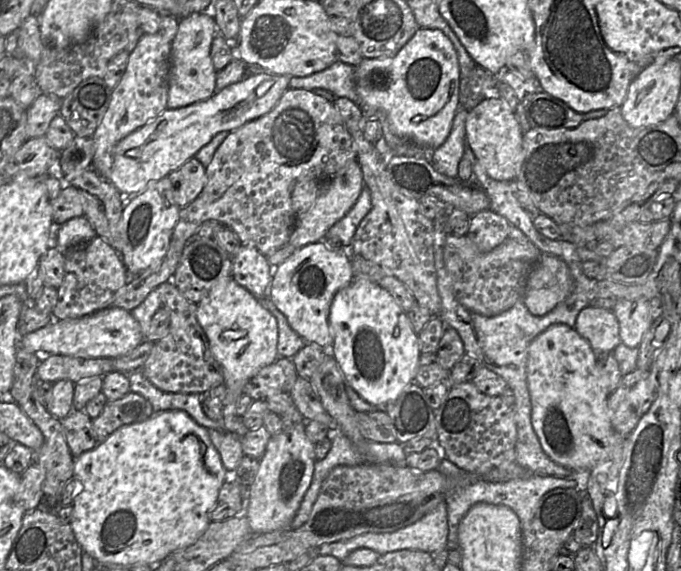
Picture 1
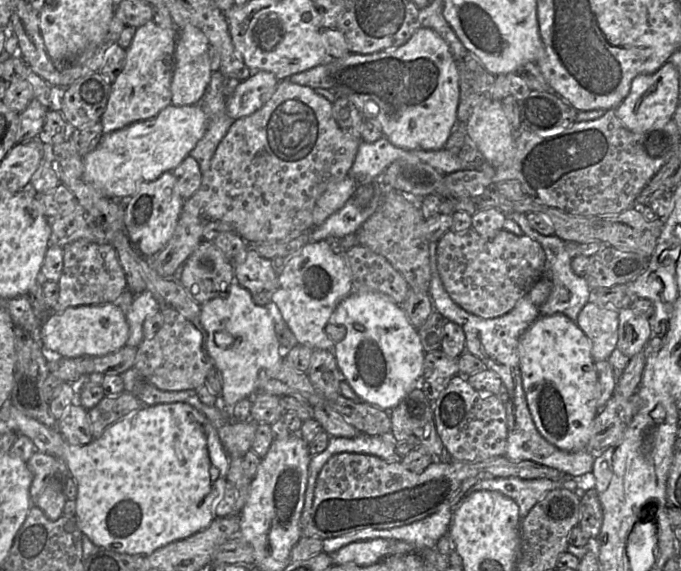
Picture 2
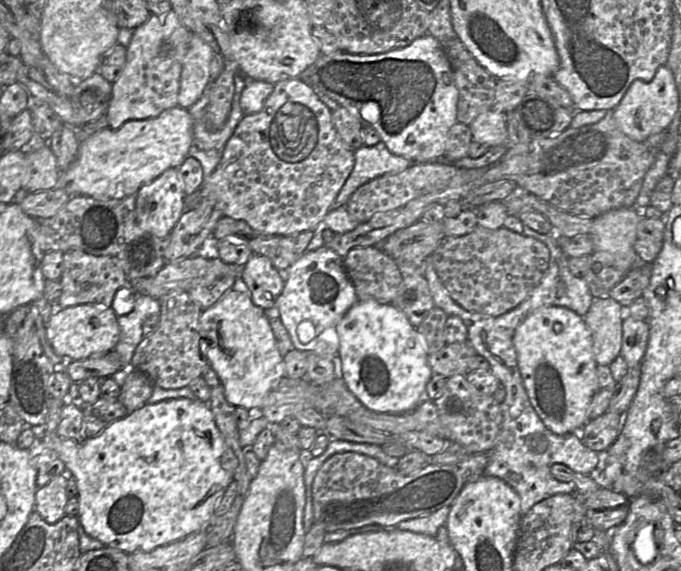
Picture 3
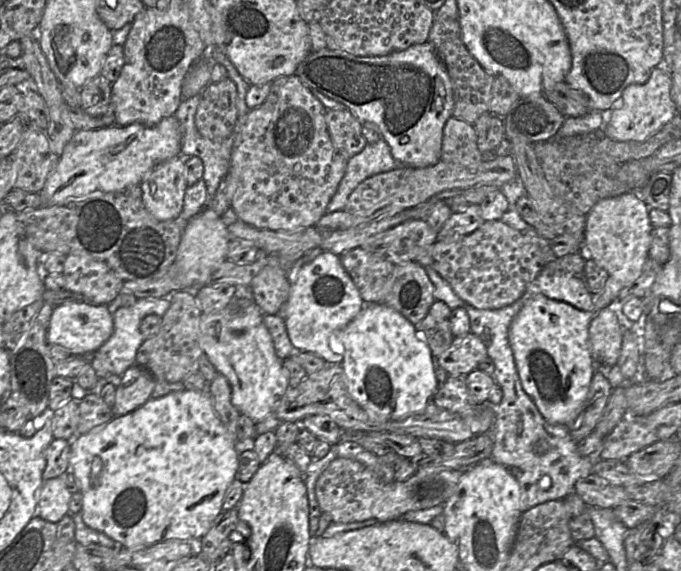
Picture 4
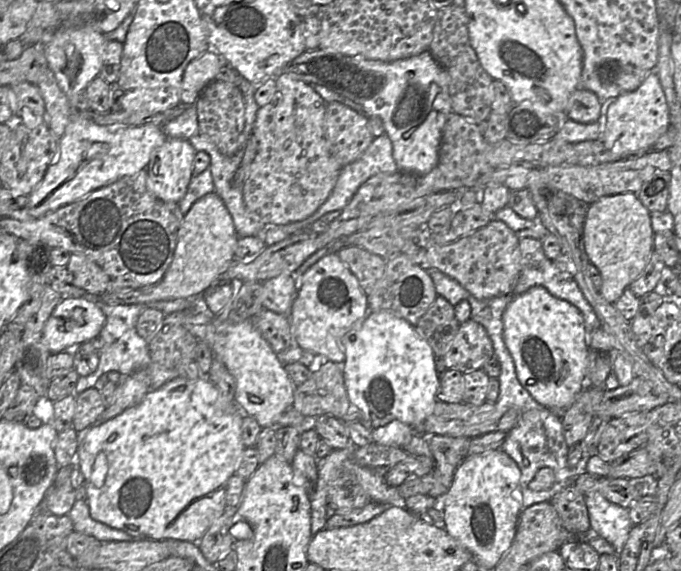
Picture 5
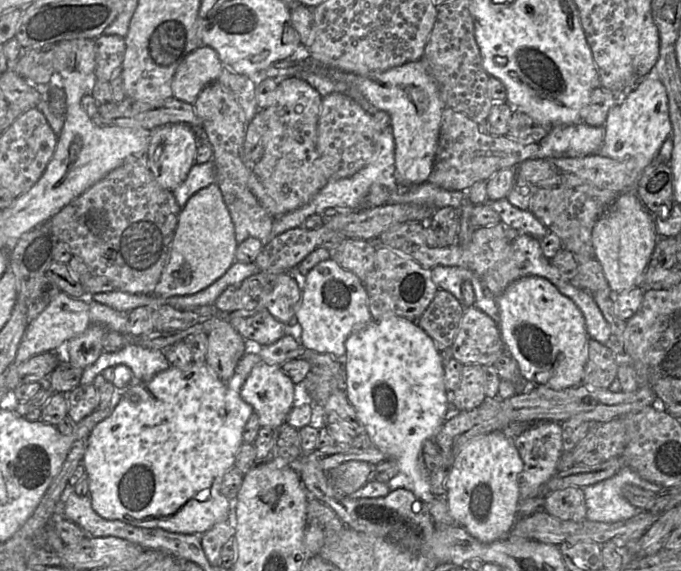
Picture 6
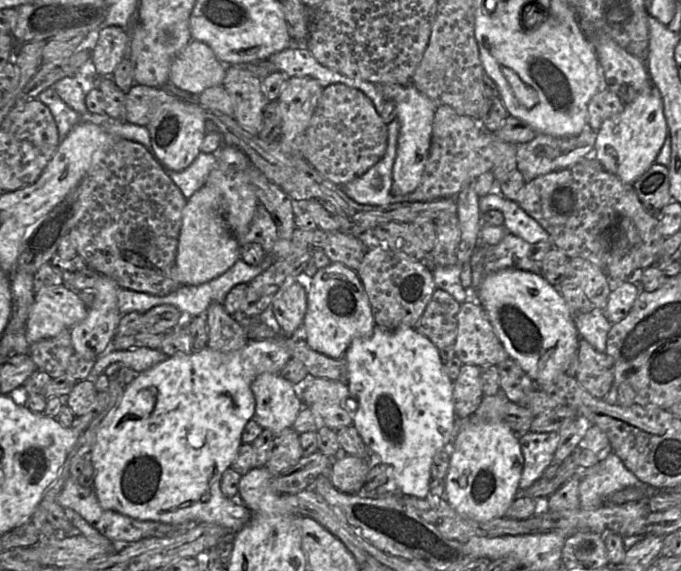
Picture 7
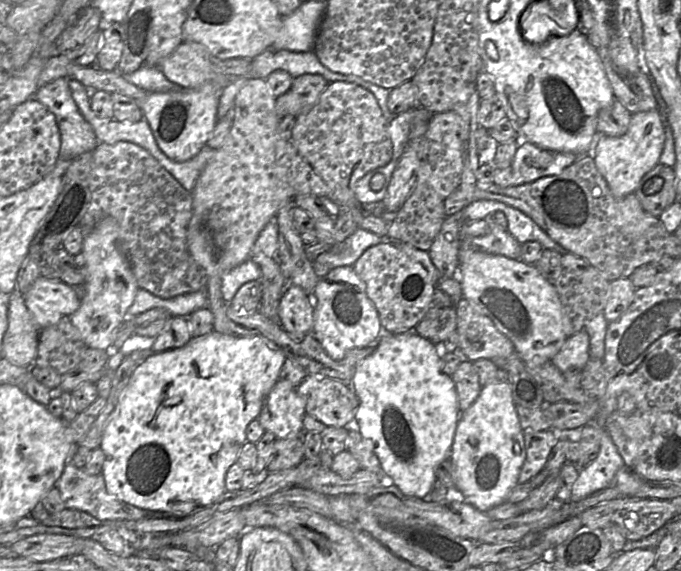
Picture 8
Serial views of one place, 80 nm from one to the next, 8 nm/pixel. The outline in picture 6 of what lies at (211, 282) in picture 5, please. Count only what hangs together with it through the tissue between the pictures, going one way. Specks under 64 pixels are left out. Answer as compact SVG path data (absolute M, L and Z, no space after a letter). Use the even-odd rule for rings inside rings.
M214 182L195 193L182 208L169 260L152 294L167 298L192 295L207 288L234 264L237 246L229 210Z

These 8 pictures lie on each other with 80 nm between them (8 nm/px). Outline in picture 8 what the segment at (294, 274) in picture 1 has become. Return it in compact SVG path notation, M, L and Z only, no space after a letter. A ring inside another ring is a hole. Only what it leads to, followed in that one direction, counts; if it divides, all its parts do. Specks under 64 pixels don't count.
M340 266L321 277L312 293L314 326L312 334L332 359L340 360L348 351L379 342L384 329L376 308L366 295L364 282L353 266Z

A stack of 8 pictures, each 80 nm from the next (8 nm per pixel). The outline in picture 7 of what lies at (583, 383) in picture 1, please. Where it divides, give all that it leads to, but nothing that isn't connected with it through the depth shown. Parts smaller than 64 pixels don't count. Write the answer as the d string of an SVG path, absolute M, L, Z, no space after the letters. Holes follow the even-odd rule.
M503 269L483 277L476 302L486 312L508 357L514 359L535 381L552 381L567 373L580 343L574 318L558 290L541 274Z

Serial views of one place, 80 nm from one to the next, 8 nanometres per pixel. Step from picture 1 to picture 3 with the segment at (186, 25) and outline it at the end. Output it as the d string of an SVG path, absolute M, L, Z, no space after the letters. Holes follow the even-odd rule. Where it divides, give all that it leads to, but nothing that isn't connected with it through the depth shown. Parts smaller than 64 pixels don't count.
M193 35L183 59L177 106L188 109L211 83L214 51L198 35Z

